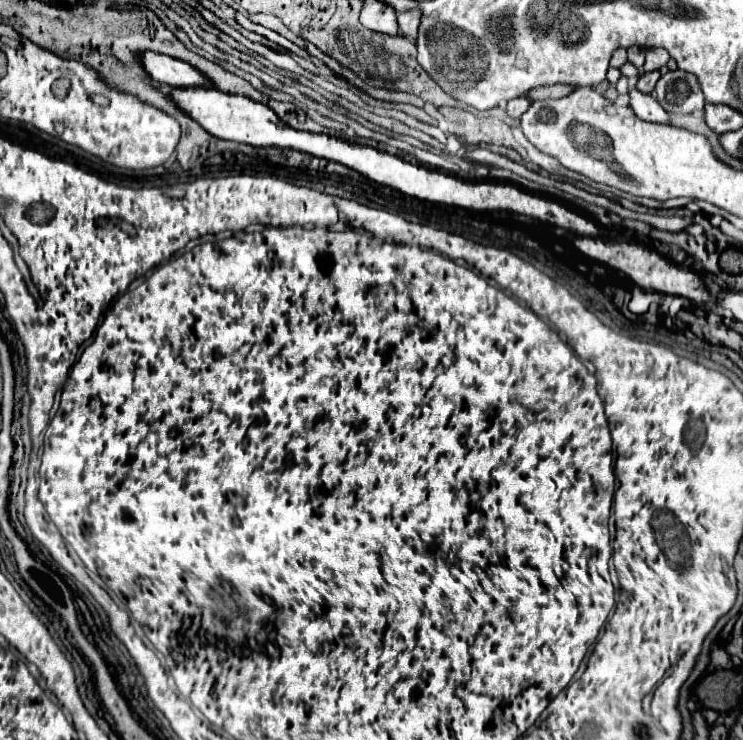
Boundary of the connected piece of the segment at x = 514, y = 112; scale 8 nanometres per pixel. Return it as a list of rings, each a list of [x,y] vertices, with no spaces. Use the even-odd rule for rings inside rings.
[[[515,97],[515,99],[511,99],[509,103],[507,103],[507,115],[509,117],[521,117],[525,111],[527,111],[527,107],[531,105],[531,101],[529,99],[525,99],[525,97]]]

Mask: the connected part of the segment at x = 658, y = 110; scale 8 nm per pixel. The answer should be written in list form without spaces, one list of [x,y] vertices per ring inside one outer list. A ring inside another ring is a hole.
[[[635,88],[629,89],[629,107],[643,121],[655,121],[655,123],[669,121],[667,111],[657,103],[657,99],[653,95],[643,94]]]

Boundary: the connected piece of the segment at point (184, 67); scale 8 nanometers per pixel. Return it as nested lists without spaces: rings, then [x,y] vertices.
[[[143,51],[139,55],[141,67],[149,73],[149,77],[157,83],[165,83],[171,87],[213,87],[205,75],[201,75],[195,67],[185,61],[173,59],[169,55],[161,55],[155,51]]]

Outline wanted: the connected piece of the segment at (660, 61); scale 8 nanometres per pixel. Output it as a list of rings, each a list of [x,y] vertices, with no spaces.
[[[649,49],[645,63],[643,63],[643,71],[653,71],[653,69],[661,69],[663,65],[667,65],[669,61],[669,53],[663,49]]]

